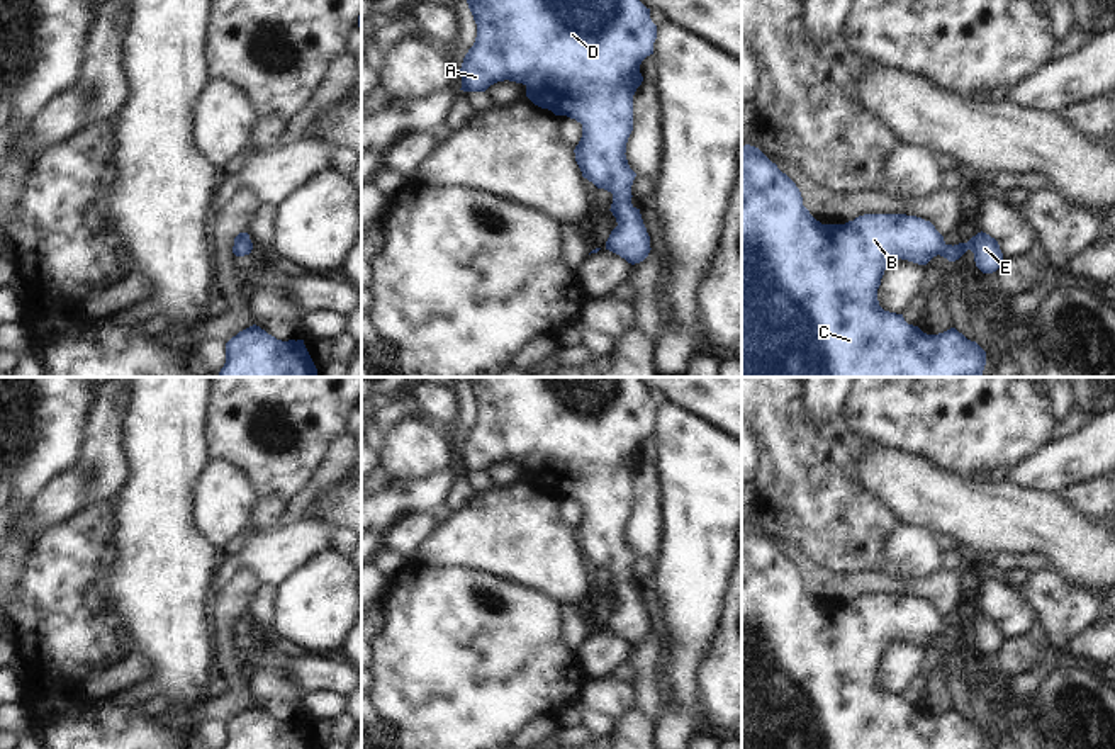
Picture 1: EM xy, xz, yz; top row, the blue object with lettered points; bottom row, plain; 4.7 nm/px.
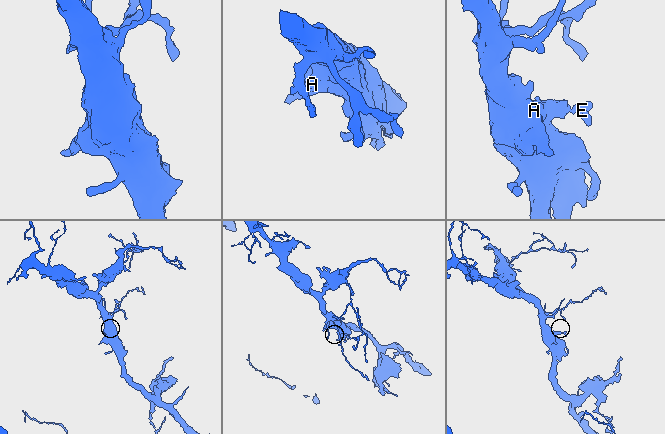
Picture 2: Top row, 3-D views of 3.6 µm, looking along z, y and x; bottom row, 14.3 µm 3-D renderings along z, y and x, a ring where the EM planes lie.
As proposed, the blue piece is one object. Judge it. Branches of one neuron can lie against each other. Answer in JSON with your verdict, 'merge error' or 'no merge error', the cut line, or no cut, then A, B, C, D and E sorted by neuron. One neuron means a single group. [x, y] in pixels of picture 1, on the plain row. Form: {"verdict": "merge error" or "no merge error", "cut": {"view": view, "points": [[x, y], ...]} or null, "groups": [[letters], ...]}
{"verdict": "no merge error", "cut": null, "groups": [["A", "B", "C", "D", "E"]]}

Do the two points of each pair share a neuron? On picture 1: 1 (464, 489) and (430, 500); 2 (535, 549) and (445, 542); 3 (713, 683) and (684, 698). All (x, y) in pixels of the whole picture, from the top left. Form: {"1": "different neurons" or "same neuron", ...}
{"1": "different neurons", "2": "same neuron", "3": "different neurons"}

